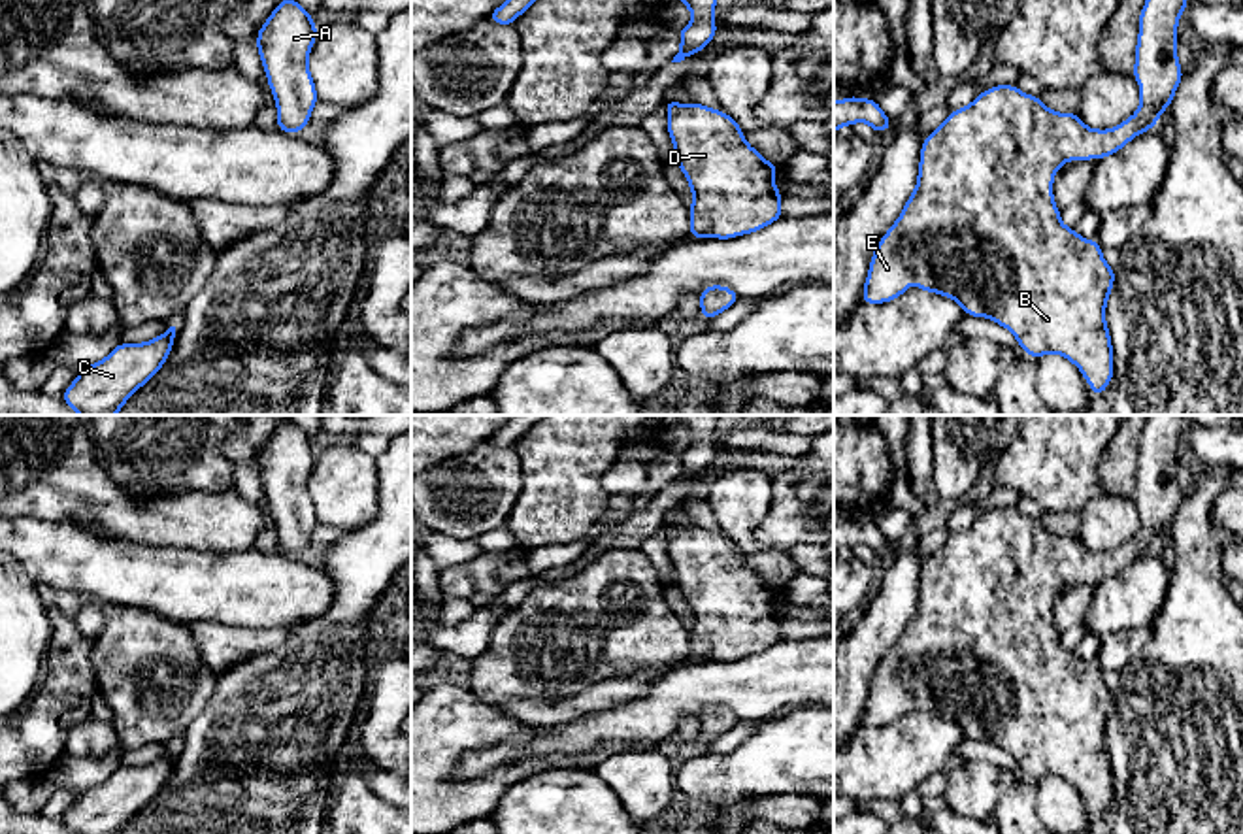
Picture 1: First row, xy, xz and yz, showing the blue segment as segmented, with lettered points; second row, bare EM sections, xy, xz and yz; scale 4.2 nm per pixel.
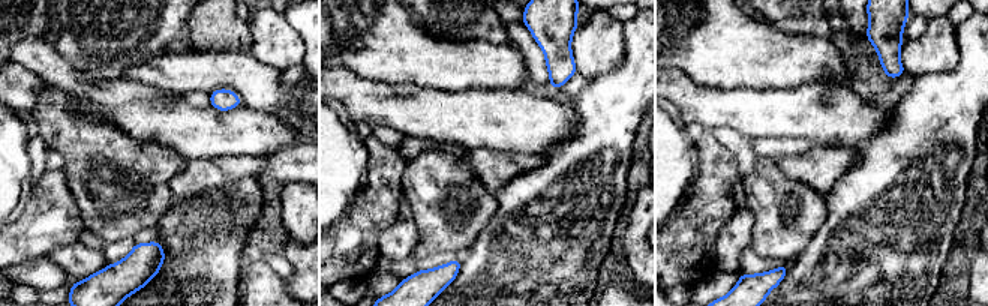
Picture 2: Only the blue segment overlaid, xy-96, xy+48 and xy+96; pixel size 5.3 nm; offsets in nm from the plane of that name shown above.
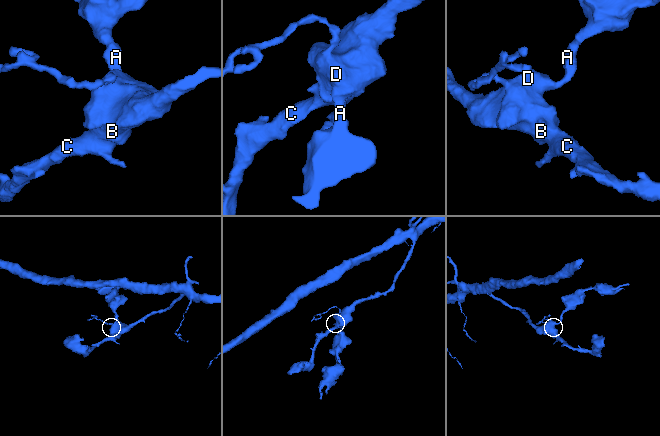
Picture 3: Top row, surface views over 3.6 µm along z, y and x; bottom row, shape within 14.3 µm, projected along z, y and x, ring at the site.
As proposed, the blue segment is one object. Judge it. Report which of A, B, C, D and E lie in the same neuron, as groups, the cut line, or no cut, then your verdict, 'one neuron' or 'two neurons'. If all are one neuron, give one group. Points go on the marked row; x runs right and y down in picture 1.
groups A B C D E; cut none; one neuron

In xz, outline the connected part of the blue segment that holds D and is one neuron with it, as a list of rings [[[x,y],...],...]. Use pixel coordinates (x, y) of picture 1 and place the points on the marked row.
[[[673,100],[664,104],[673,160],[694,194],[688,206],[690,238],[730,240],[783,217],[783,189],[771,183],[781,166],[754,151],[728,113],[694,100],[688,106]]]

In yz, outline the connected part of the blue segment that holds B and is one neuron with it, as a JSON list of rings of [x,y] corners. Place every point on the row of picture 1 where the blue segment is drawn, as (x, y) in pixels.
[[[1145,2],[1132,72],[1141,104],[1115,128],[1088,128],[1077,113],[1056,113],[1015,85],[992,87],[970,106],[951,111],[922,142],[917,189],[871,255],[862,304],[898,298],[909,291],[913,277],[915,287],[956,300],[966,315],[990,317],[1011,330],[1028,357],[1058,353],[1071,360],[1092,394],[1105,394],[1113,379],[1105,304],[1115,270],[1103,260],[1100,242],[1062,225],[1052,179],[1066,160],[1100,160],[1156,126],[1183,79],[1177,23],[1186,2]]]

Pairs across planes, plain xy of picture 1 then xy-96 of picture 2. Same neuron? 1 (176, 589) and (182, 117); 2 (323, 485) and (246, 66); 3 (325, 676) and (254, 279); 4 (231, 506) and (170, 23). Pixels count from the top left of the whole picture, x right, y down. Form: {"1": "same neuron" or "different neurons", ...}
{"1": "same neuron", "2": "different neurons", "3": "different neurons", "4": "different neurons"}

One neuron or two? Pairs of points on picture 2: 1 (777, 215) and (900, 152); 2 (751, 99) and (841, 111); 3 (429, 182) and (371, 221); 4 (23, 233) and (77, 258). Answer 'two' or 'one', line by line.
1: two
2: one
3: two
4: two

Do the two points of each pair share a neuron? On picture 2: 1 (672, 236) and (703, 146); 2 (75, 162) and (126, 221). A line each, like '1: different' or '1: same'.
1: same
2: same

